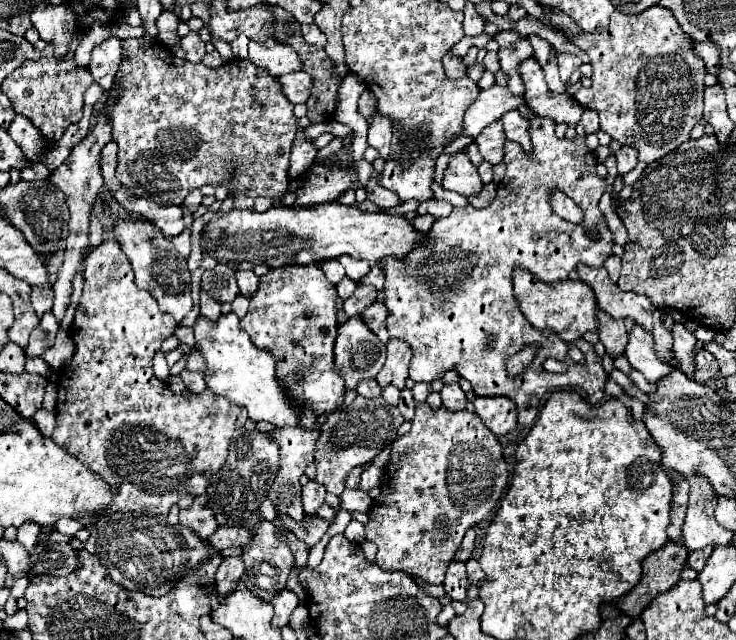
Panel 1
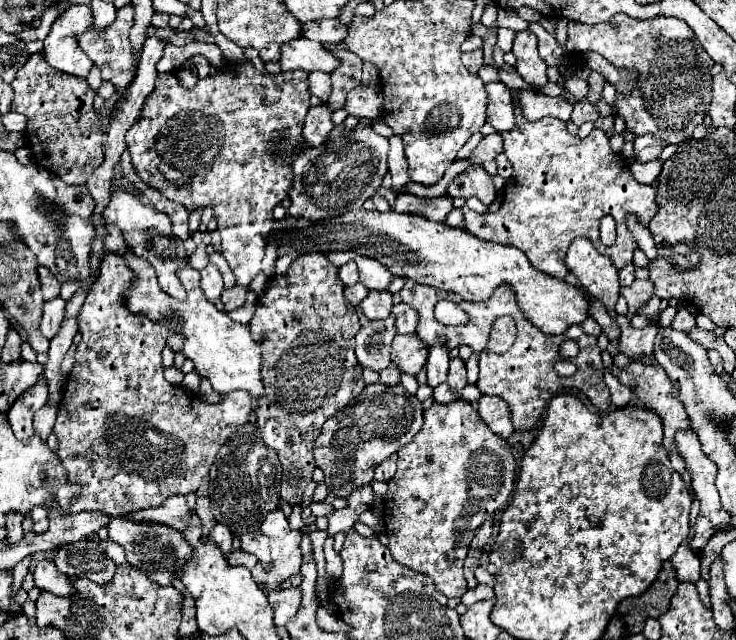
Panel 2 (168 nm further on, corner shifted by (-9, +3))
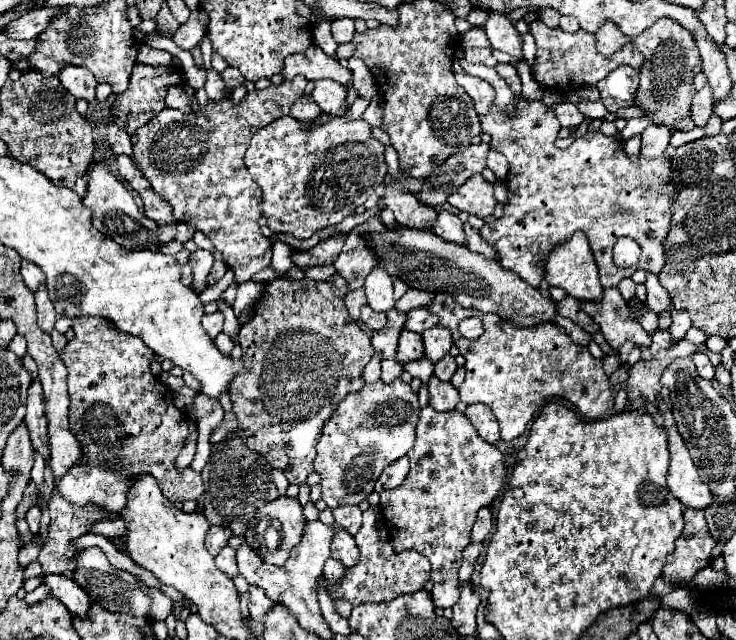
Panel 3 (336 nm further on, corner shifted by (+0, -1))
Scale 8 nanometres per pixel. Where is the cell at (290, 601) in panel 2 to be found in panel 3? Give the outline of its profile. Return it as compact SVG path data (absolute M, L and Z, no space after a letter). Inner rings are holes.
M255 585L249 587L249 613L251 613L251 619L253 621L259 621L259 623L265 623L265 615L275 607L275 603L261 591L257 589Z

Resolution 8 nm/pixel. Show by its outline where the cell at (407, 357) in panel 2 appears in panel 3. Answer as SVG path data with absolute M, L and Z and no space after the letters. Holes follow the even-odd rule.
M403 331L399 337L399 347L397 347L397 355L395 361L399 361L401 365L421 359L423 357L423 339L419 333L413 331Z

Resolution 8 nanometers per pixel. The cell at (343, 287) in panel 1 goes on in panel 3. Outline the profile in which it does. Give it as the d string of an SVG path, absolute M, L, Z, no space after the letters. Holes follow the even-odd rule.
M357 289L357 291L349 291L347 295L345 295L345 307L347 307L347 311L349 311L349 315L357 321L359 319L359 315L361 315L361 307L363 305L367 305L367 299L365 299L365 293L363 293L363 289Z

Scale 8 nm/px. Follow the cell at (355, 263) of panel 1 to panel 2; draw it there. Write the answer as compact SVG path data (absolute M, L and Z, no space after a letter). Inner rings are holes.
M354 257L354 261L358 263L360 269L360 283L364 283L368 289L374 291L388 291L388 285L392 283L394 275L382 267L382 263L378 263L376 259L370 257Z

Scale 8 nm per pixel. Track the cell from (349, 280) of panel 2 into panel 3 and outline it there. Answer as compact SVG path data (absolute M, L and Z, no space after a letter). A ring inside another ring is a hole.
M379 217L369 219L363 225L357 225L345 239L345 245L339 253L339 257L335 259L333 267L337 269L337 273L347 281L347 289L361 289L363 281L367 277L367 273L377 265L377 259L373 257L373 253L369 251L367 243L365 243L365 235L371 231L383 231L385 225L381 223Z

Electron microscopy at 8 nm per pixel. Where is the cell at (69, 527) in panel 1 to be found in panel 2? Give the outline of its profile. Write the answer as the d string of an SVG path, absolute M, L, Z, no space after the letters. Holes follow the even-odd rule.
M110 255L110 259L102 261L100 277L92 285L78 313L82 341L76 349L76 363L66 379L66 391L52 429L58 439L58 457L68 471L68 481L82 487L68 507L68 515L80 511L106 511L110 517L118 517L138 509L158 507L172 495L208 495L208 471L218 449L248 421L252 409L250 395L244 391L228 393L222 403L210 405L196 395L190 397L184 389L172 387L164 379L162 349L168 333L174 331L162 327L162 323L150 323L150 319L126 311L122 291L126 291L130 283L132 275L126 263Z

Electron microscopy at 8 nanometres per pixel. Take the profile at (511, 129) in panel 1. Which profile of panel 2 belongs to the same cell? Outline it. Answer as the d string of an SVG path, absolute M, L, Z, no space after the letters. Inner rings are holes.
M500 81L486 83L484 87L488 93L486 121L496 131L510 131L514 127L514 105L512 105L510 89Z

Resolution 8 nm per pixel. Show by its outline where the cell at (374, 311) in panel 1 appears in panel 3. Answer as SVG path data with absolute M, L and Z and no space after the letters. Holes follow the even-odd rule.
M411 309L407 311L407 321L405 321L405 329L423 333L425 329L433 327L437 323L437 317L433 313L429 313L427 309Z

